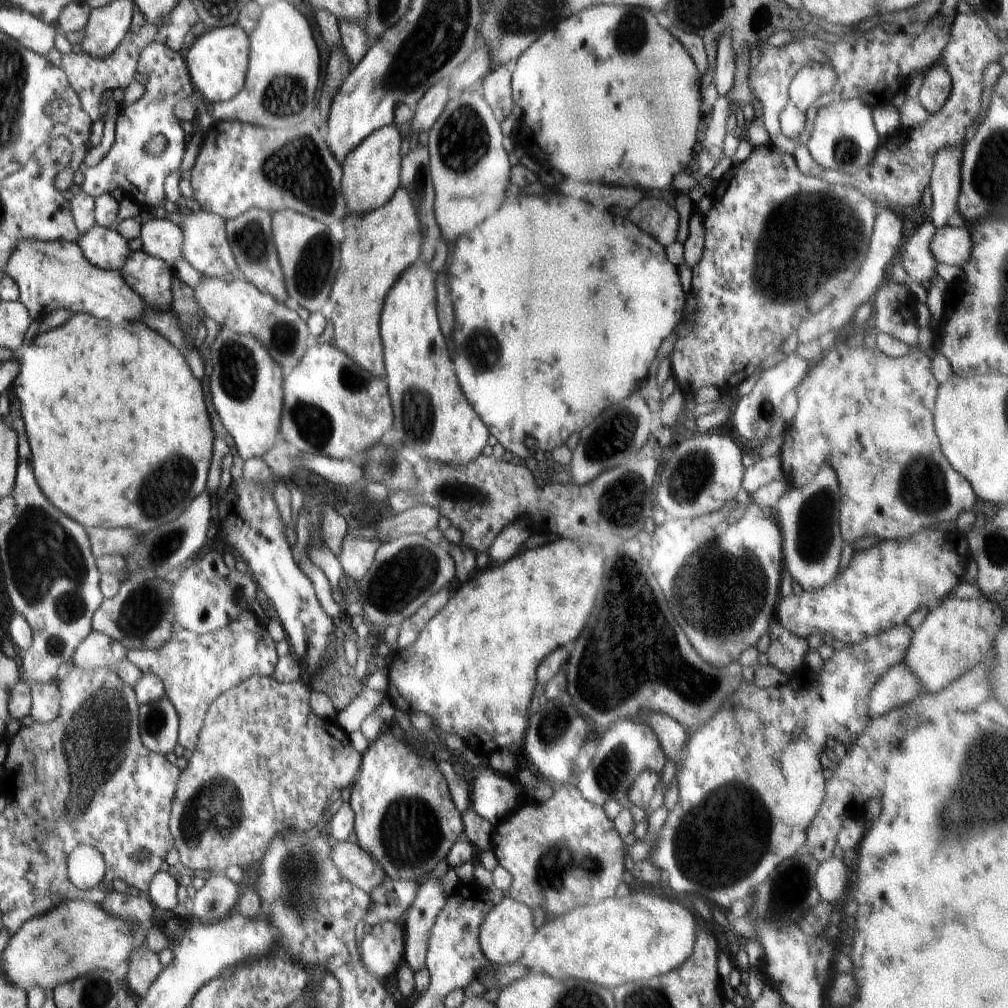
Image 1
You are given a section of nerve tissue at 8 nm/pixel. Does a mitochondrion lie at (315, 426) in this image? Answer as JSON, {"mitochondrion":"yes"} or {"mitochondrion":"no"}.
{"mitochondrion":"yes"}

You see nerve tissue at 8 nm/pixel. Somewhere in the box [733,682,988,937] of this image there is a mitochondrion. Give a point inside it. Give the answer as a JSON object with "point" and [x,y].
{"point":[794,885]}

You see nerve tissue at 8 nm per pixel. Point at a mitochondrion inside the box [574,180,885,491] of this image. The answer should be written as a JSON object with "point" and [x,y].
{"point":[822,233]}

